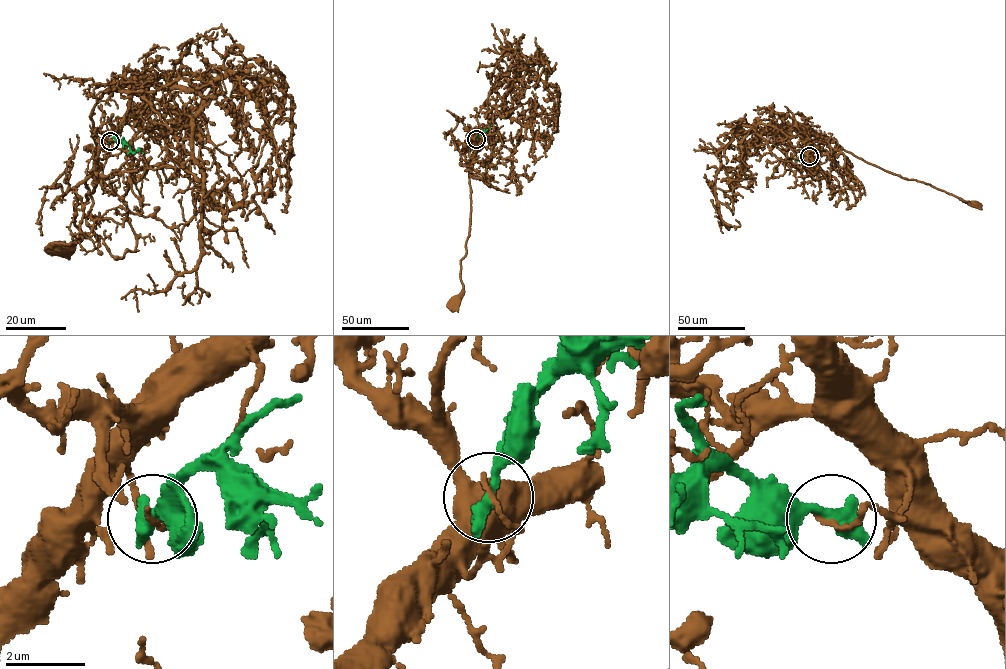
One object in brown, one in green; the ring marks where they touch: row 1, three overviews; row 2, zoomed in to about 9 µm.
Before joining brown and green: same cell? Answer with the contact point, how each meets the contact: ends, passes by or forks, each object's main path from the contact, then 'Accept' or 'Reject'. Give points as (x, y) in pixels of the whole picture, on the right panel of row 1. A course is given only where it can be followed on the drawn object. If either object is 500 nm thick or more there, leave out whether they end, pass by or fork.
Place: (809, 156). At the ring brown ends. At the ring green ends. Course of brown: (809, 156), (811, 153), (804, 131), (798, 128), (825, 135), (865, 161), (976, 204). Course of green: (809, 156), (805, 154), (800, 160), (795, 161). Reject

